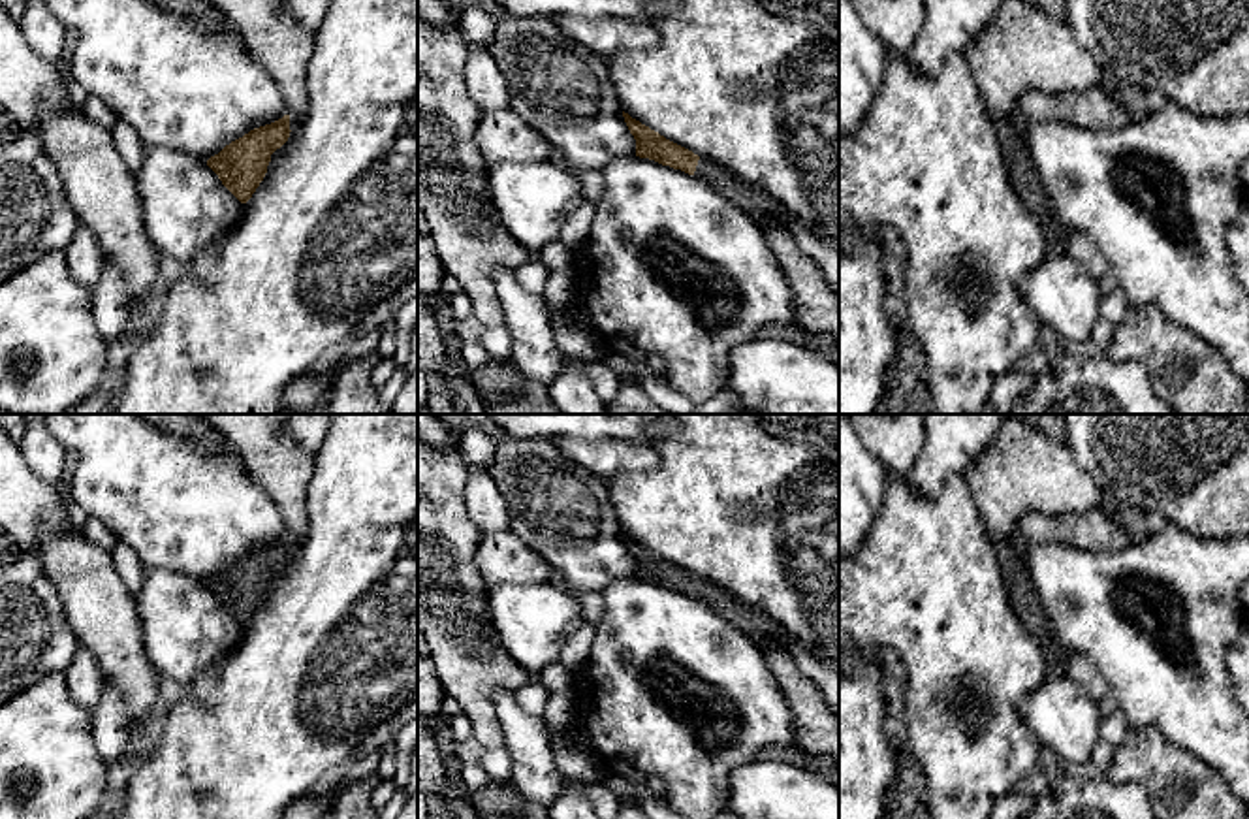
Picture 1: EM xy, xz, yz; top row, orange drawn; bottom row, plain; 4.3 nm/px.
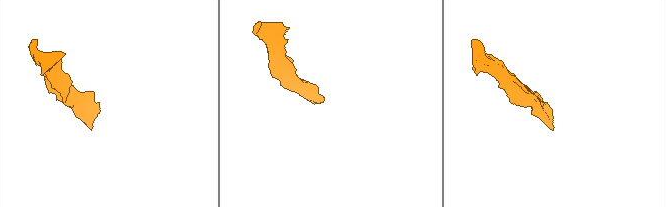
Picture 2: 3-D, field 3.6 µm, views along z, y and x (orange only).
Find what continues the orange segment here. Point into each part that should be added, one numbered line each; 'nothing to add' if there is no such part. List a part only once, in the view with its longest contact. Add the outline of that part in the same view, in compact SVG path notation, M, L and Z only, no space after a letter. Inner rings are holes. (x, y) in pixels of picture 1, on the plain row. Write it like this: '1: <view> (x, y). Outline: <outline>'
1: xz (753, 622). Outline: M700 578L694 597L709 604L719 616L732 621L758 648L764 648L769 642L783 646L779 625L766 612L743 602L719 584Z

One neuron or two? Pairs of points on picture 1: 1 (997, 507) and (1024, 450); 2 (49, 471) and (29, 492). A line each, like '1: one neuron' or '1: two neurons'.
1: one neuron
2: two neurons

